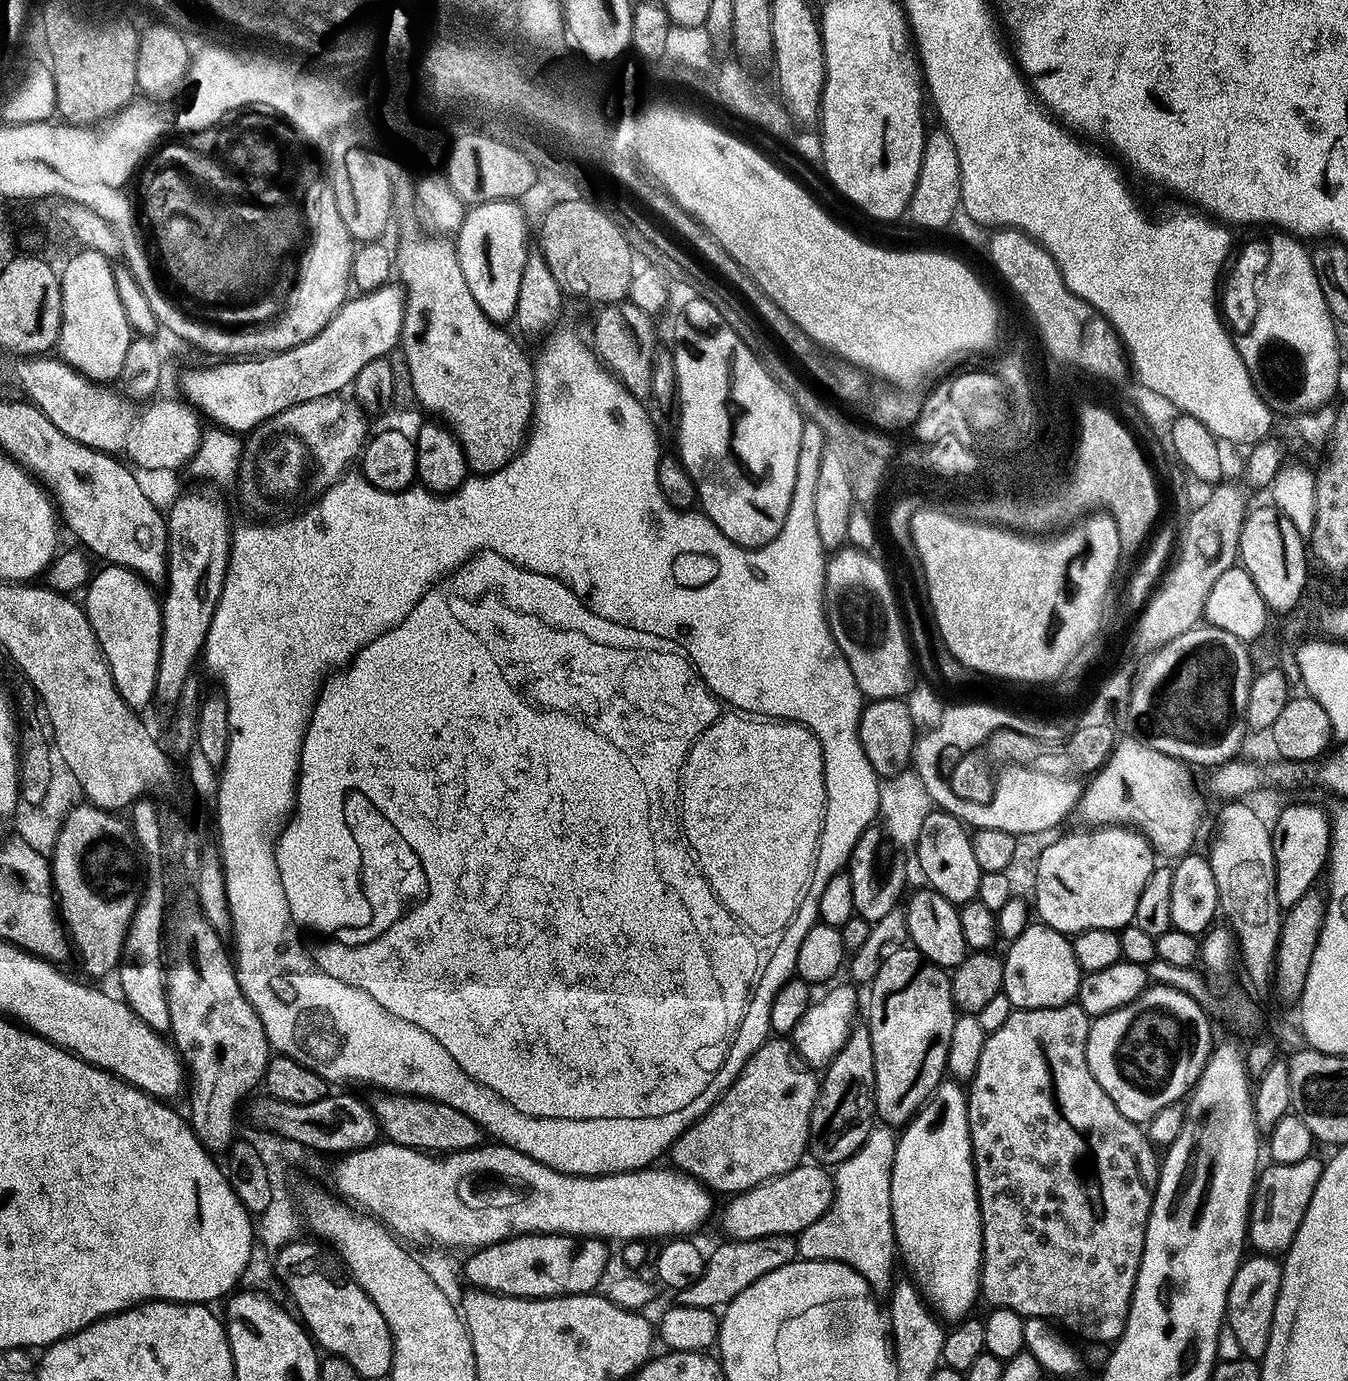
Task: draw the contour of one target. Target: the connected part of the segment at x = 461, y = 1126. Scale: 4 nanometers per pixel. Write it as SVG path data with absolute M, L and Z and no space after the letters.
M387 1090L371 1097L372 1113L380 1123L380 1131L391 1143L401 1144L407 1148L419 1148L429 1154L447 1154L465 1152L471 1148L481 1147L485 1143L484 1127L470 1114L446 1106L446 1102L431 1100L425 1096L406 1096Z

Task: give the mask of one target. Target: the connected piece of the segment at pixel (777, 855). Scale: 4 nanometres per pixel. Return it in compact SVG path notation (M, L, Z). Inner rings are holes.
M724 704L718 706L716 711L712 711L712 720L692 736L692 740L712 740L712 756L704 756L703 759L695 759L695 764L689 768L686 778L685 797L685 823L688 833L691 833L691 840L695 841L696 848L702 850L704 867L708 876L712 878L712 883L720 891L720 896L724 898L725 910L728 914L736 916L741 925L744 924L752 932L757 932L760 936L772 936L775 932L780 932L796 916L796 911L800 908L800 899L804 896L804 891L808 888L808 879L813 879L814 865L816 864L816 849L820 846L820 832L826 830L826 804L830 798L822 794L822 786L828 790L828 762L826 762L826 747L820 744L814 736L807 730L802 730L802 726L791 724L784 720L784 716L758 716L750 714L750 710L738 706L738 704Z

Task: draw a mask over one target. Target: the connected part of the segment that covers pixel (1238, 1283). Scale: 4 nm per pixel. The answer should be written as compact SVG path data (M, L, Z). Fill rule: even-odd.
M1252 1254L1240 1261L1234 1282L1230 1282L1224 1315L1227 1331L1232 1331L1241 1357L1257 1362L1264 1359L1266 1346L1270 1346L1270 1326L1274 1322L1274 1306L1281 1286L1282 1264L1277 1257Z

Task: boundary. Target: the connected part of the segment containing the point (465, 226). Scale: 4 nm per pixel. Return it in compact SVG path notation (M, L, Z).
M513 199L473 205L454 238L456 257L470 294L487 318L501 326L515 319L520 280L528 255L528 220L525 210L518 205Z

